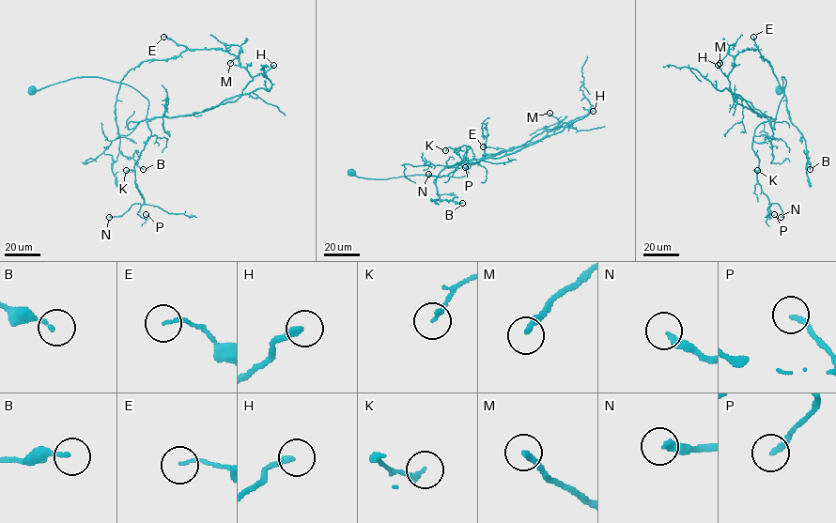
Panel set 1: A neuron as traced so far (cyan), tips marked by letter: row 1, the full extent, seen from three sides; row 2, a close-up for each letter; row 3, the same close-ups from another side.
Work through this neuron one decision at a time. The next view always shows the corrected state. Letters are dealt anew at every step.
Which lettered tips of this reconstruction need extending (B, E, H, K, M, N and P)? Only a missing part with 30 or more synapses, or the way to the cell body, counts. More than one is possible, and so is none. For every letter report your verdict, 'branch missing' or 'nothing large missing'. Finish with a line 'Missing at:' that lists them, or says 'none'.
B: nothing large missing
E: nothing large missing
H: branch missing
K: nothing large missing
M: branch missing
N: nothing large missing
P: nothing large missing
Missing at: H, M

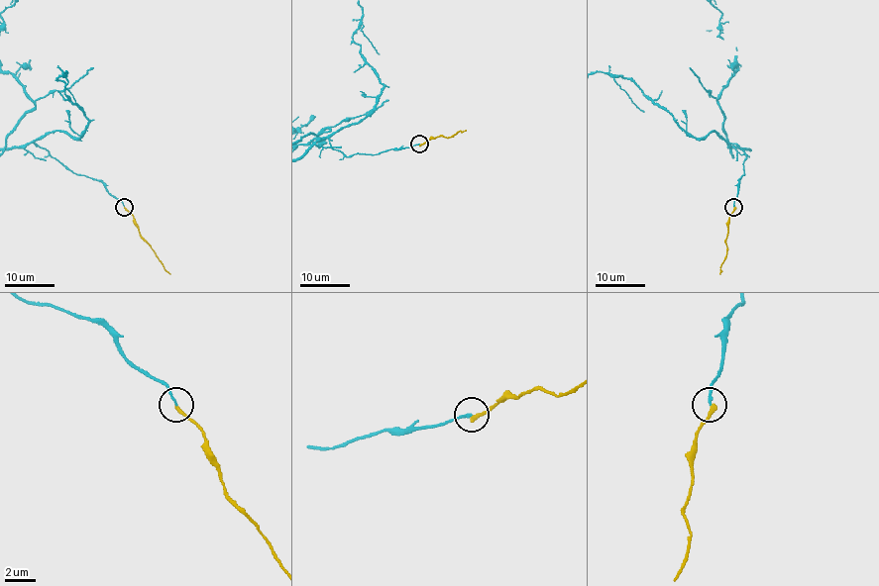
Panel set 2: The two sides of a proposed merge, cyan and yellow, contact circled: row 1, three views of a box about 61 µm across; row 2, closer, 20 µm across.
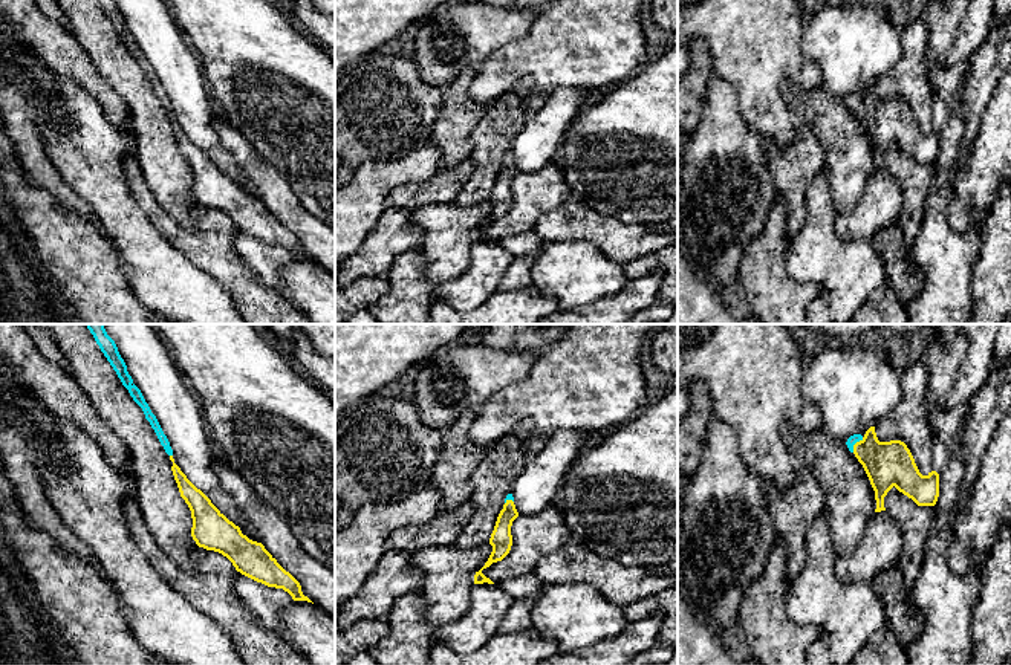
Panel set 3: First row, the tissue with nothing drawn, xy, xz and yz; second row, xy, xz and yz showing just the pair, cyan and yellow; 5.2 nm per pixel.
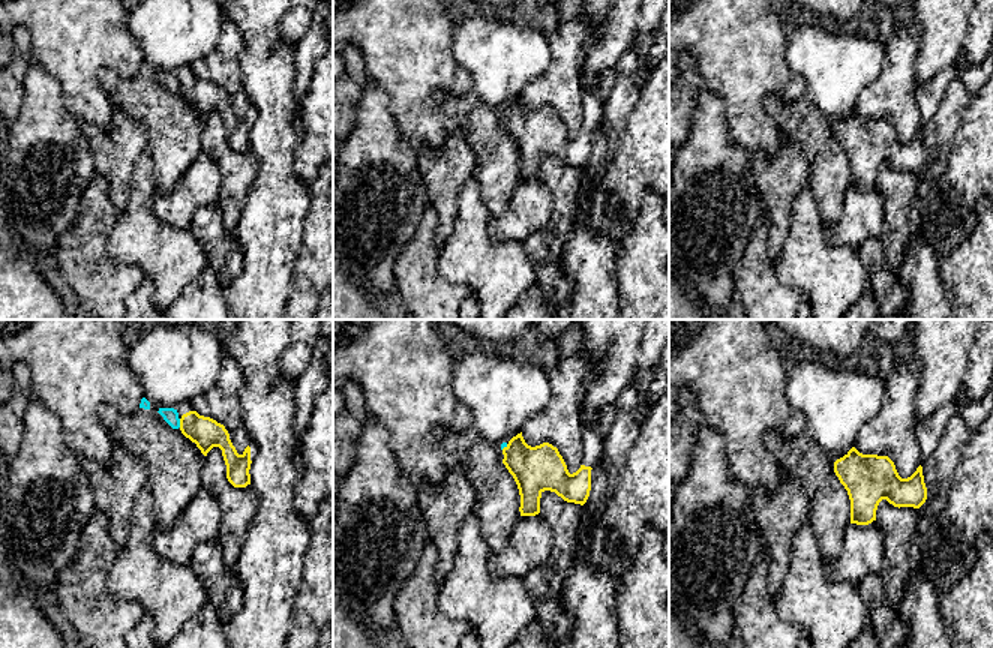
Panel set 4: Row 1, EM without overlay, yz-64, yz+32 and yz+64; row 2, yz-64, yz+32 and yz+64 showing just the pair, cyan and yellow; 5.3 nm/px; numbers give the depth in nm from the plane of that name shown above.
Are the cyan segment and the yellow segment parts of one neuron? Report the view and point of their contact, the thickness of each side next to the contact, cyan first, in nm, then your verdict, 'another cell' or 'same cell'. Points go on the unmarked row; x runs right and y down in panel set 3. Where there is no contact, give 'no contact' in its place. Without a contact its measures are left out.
meets cyan in yz at (855, 100); 50 nm thick on the cyan side, 240 nm on the other; same cell

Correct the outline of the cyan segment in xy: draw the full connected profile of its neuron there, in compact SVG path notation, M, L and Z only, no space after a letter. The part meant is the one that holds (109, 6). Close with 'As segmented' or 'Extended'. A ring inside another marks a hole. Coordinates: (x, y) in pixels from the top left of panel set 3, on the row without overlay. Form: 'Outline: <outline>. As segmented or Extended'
Outline: M96 0L96 2L99 3L101 9L107 15L107 18L110 20L113 28L116 29L122 43L128 47L133 58L142 66L145 76L150 79L151 86L154 87L165 110L168 113L173 113L173 107L170 104L167 93L164 92L156 73L151 70L148 61L145 60L141 47L133 41L133 37L127 29L127 23L125 23L124 17L121 15L116 2L115 0Z. As segmented

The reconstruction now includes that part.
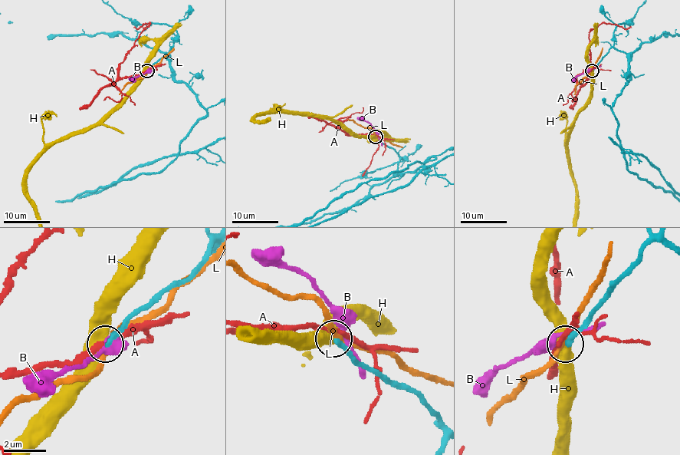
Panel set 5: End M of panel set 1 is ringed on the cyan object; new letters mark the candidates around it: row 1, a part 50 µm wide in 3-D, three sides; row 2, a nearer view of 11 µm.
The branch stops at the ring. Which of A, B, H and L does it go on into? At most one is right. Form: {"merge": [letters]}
{"merge": []}

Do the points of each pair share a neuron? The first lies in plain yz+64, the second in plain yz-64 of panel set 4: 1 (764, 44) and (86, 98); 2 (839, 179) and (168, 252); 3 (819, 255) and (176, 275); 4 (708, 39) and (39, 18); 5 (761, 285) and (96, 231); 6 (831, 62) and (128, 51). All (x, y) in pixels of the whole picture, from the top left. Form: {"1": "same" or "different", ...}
{"1": "same", "2": "different", "3": "same", "4": "same", "5": "same", "6": "different"}

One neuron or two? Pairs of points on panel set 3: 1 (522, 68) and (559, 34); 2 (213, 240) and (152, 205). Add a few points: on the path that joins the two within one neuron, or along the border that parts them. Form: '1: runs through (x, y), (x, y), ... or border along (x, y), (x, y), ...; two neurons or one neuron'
1: runs through (531, 58), (549, 43); one neuron
2: runs through (198, 240), (179, 236), (164, 220); one neuron

